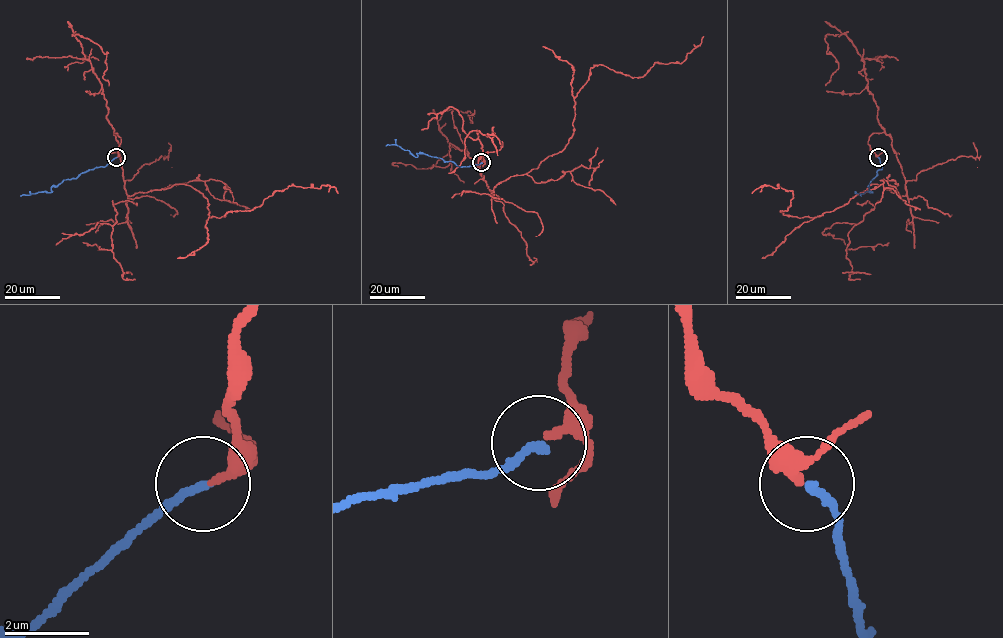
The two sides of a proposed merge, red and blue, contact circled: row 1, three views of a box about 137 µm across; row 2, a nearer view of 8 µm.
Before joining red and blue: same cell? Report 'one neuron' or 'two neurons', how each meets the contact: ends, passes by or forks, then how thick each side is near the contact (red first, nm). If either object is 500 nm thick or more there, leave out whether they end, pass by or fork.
one neuron; red passes by; blue ends there; 170 nm thick on the red side, 200 nm on the other

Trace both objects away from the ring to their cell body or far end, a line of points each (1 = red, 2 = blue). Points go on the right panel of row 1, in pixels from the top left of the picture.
1: (877, 157), (868, 141), (885, 132), (905, 196), (871, 184), (798, 218), (780, 211), (793, 191), (752, 193)
2: (878, 157), (882, 168), (869, 184), (872, 191), (861, 196)

